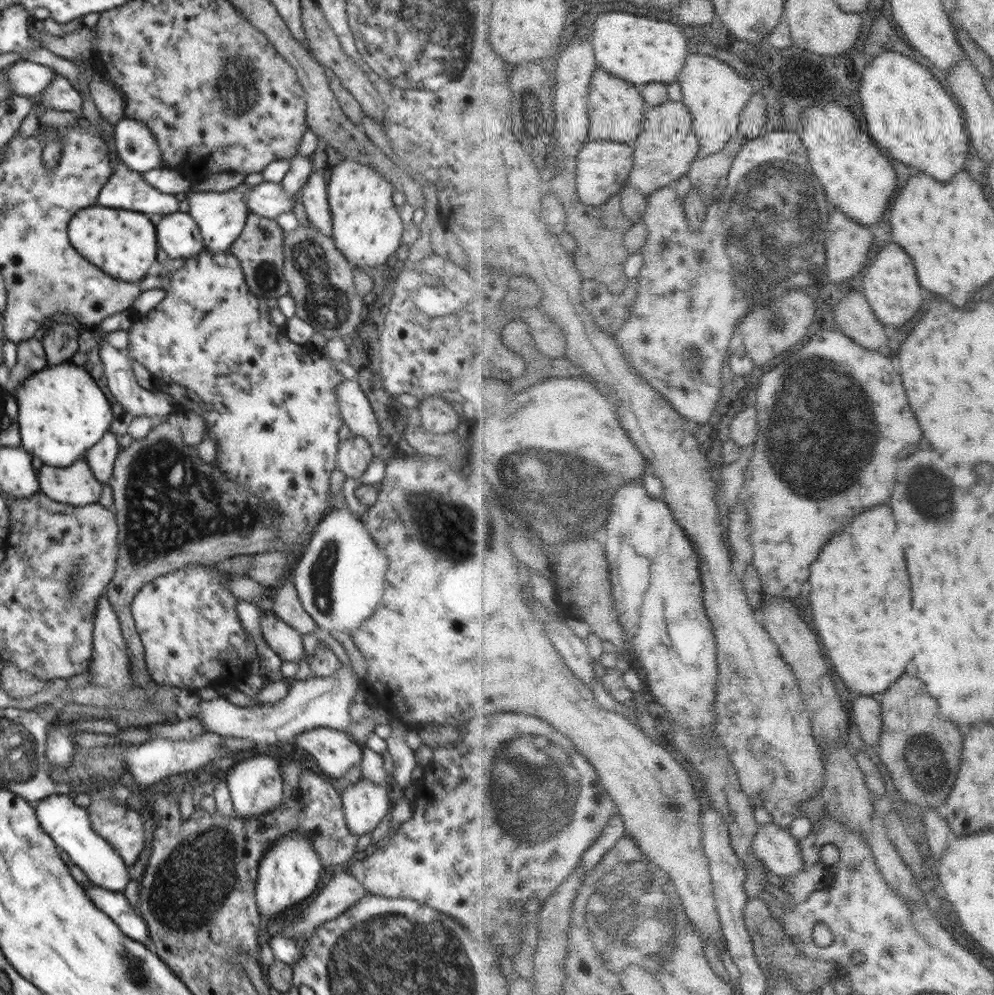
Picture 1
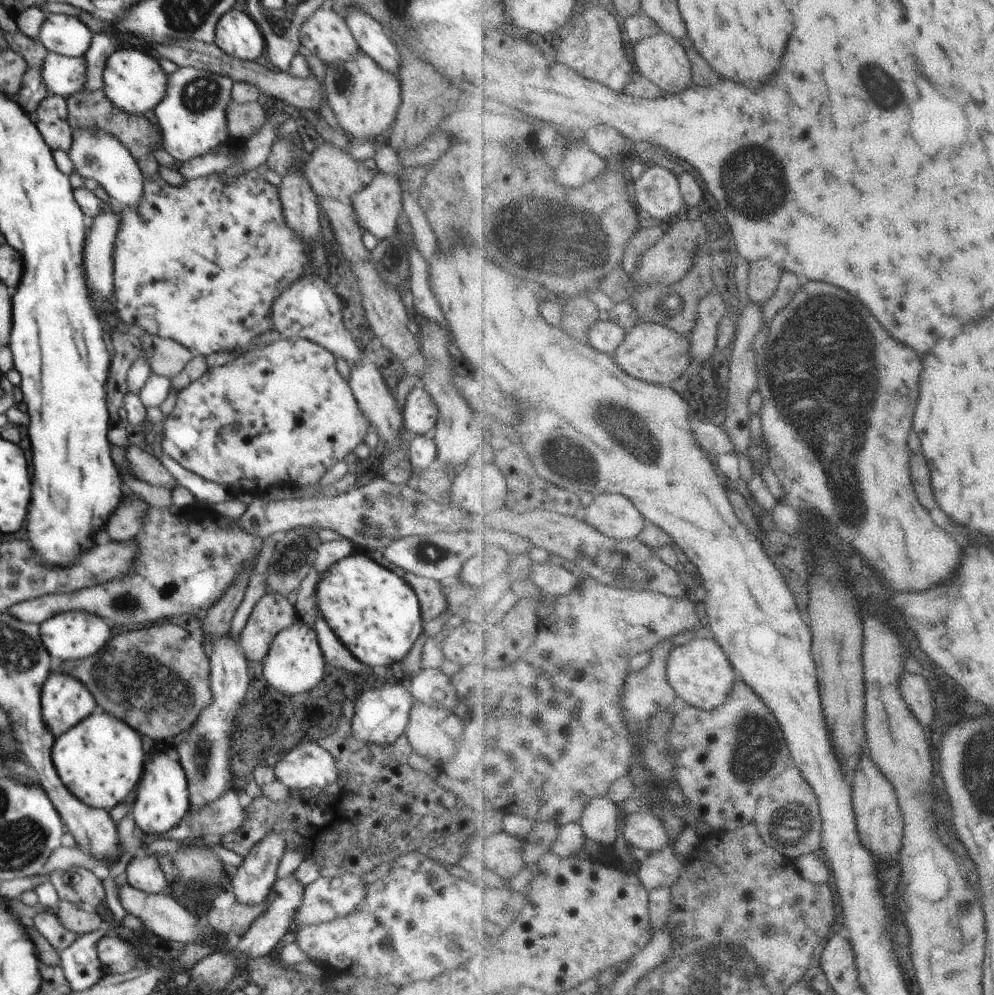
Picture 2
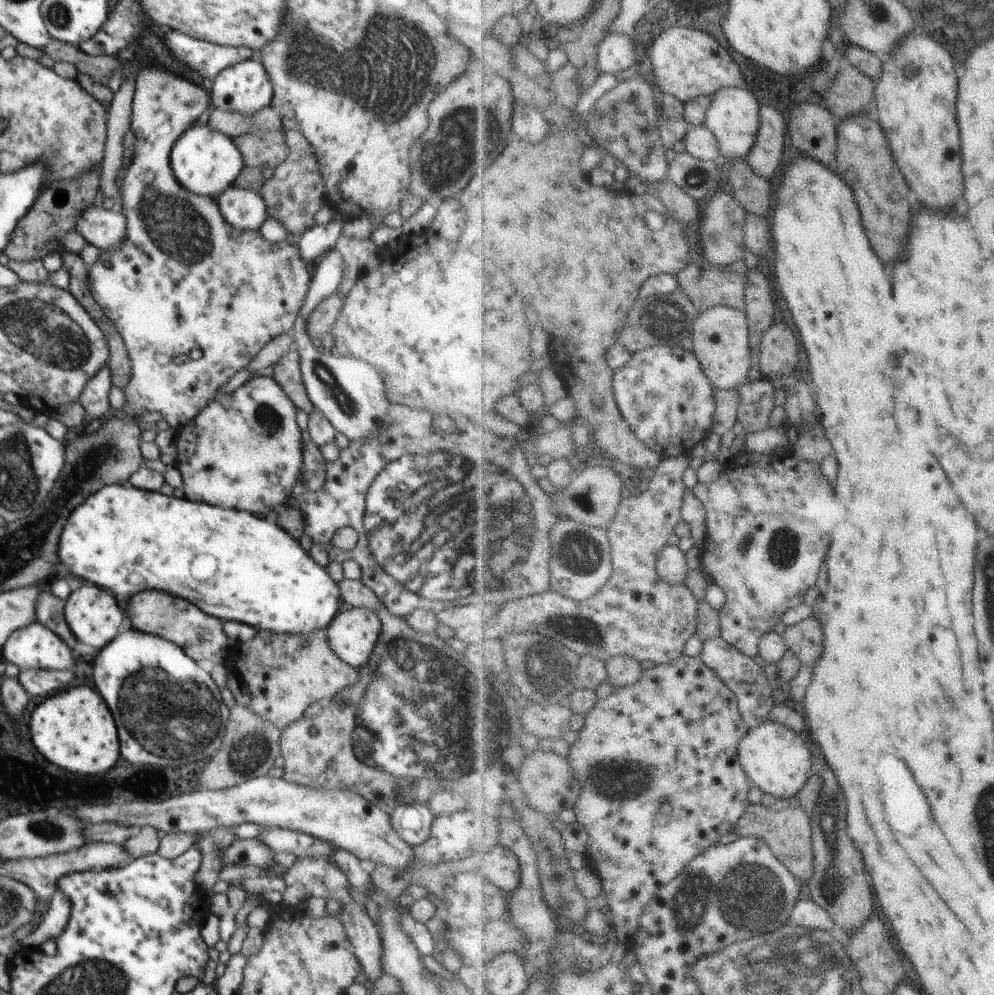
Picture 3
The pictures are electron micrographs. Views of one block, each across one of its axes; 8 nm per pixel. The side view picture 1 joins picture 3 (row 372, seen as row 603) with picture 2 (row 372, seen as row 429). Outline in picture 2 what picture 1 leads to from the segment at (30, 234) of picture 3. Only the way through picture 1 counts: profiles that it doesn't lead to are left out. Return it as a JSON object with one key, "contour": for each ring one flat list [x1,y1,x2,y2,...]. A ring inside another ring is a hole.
{"contour":[[145,333,140,342,142,356,156,376,172,379,195,357,193,351,172,339]]}

